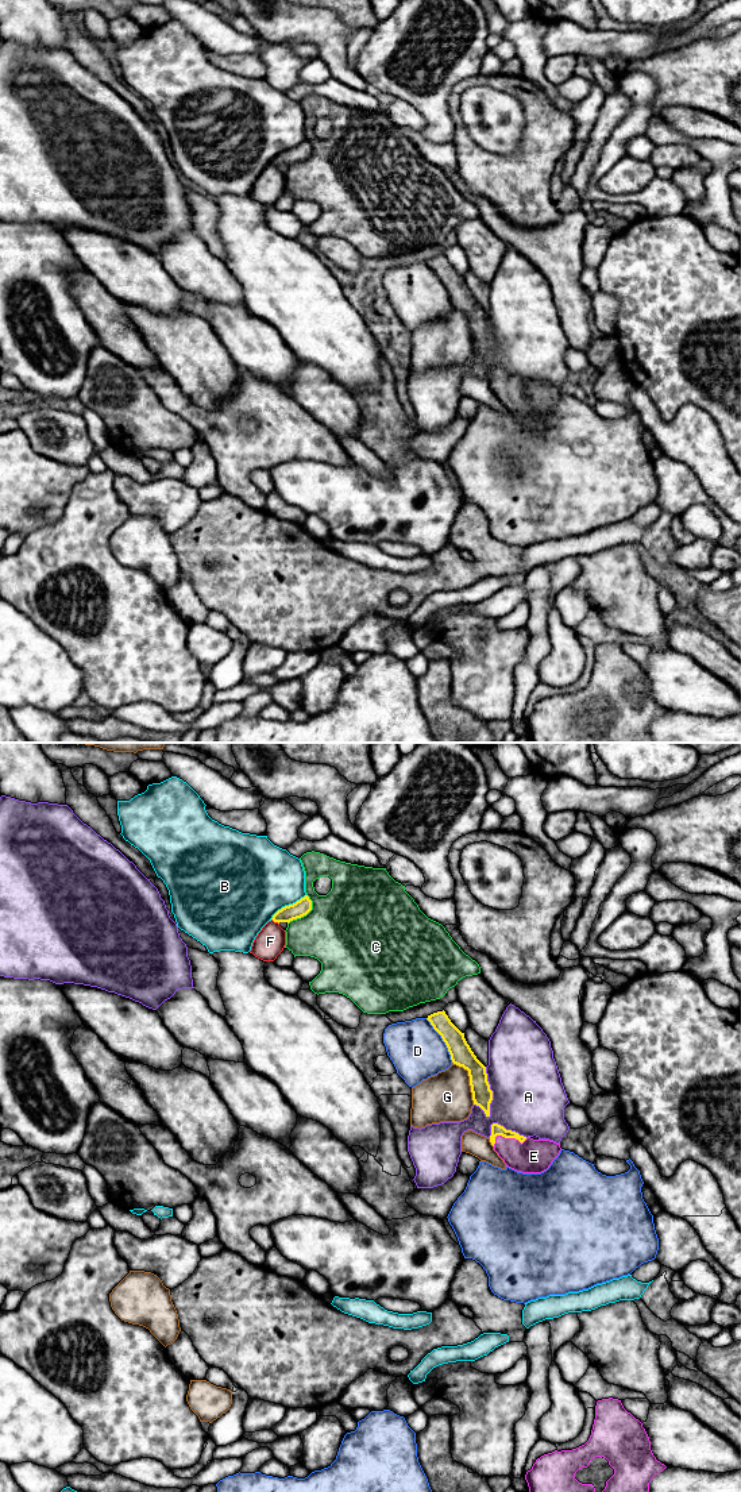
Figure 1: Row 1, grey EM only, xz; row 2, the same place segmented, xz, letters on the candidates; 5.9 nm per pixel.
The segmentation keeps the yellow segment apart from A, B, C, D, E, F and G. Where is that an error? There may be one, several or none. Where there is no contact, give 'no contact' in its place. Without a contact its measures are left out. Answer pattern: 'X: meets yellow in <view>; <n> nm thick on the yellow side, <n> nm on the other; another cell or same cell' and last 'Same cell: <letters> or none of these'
A: meets yellow in xz; 120 nm thick on the yellow side, 440 nm on the other; another cell
B: meets yellow in xz; 100 nm thick on the yellow side, 460 nm on the other; another cell
C: meets yellow in xz; 100 nm thick on the yellow side, 480 nm on the other; another cell
D: meets yellow in xz; 130 nm thick on the yellow side, 320 nm on the other; another cell
E: meets yellow in xz; 70 nm thick on the yellow side, 200 nm on the other; same cell
F: meets yellow in xz; 100 nm thick on the yellow side, 180 nm on the other; another cell
G: meets yellow in xz; 130 nm thick on the yellow side, 300 nm on the other; another cell
Same cell: E

